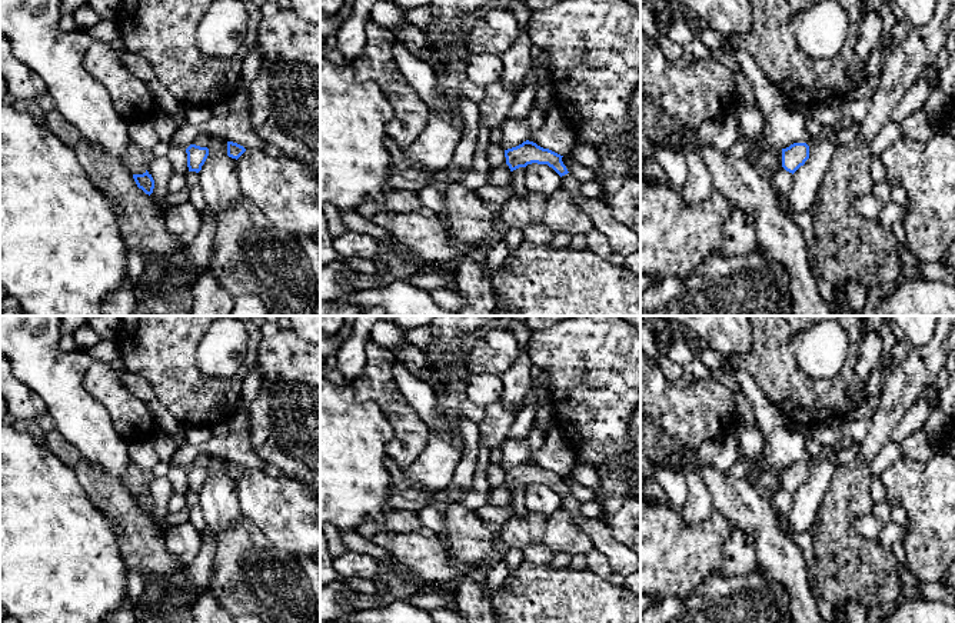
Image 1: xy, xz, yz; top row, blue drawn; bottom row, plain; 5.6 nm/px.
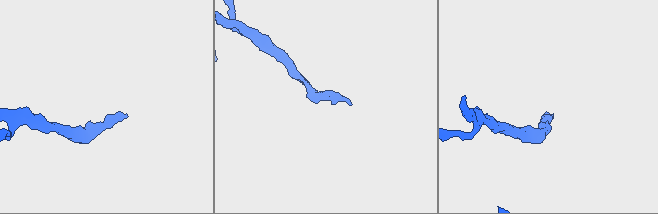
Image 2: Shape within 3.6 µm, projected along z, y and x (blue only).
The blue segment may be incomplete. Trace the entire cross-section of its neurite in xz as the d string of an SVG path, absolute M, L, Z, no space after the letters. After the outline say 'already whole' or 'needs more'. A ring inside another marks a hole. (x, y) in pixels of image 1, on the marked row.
M533 141L505 150L506 164L510 171L528 164L548 164L562 177L562 189L569 191L578 204L593 221L596 230L608 237L610 247L622 256L640 251L640 239L623 223L616 220L600 199L589 199L580 191L580 181L566 169L560 154L543 149Z; needs more

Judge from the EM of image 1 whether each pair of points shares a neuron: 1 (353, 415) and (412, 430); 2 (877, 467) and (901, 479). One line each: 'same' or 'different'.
1: different
2: different

